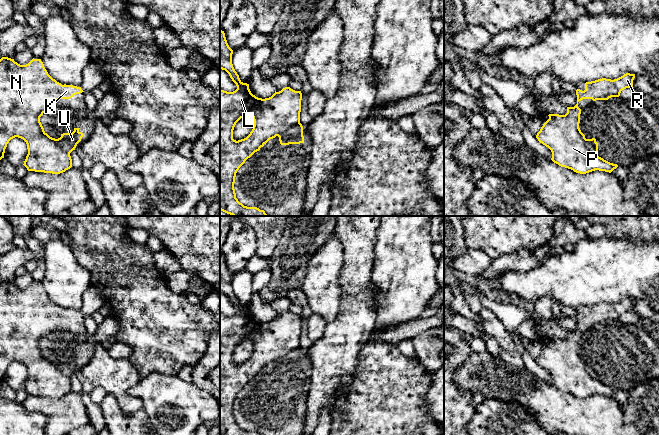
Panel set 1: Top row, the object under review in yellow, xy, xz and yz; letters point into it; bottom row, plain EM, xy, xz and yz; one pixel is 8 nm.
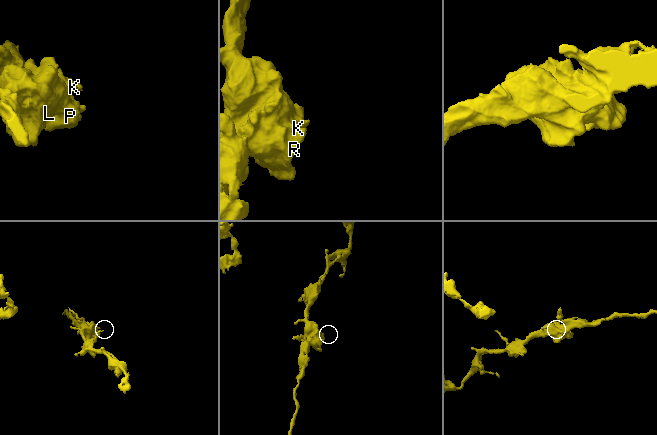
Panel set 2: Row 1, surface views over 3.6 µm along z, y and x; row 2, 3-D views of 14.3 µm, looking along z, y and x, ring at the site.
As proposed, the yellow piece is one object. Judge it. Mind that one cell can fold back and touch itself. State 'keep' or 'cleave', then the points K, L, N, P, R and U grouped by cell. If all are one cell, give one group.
cleave | K L N P R / U

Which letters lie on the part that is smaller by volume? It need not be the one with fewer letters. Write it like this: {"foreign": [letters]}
{"foreign": ["U"]}

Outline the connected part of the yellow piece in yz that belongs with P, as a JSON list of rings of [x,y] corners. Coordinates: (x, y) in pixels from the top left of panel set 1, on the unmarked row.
[[[626,297],[611,303],[598,303],[585,307],[585,314],[576,314],[577,328],[567,331],[565,339],[549,338],[536,362],[552,376],[551,384],[561,391],[576,397],[586,398],[595,394],[611,397],[618,391],[592,378],[586,371],[585,359],[579,352],[581,333],[578,326],[583,323],[608,324],[619,321],[622,314],[633,312],[635,298]]]

